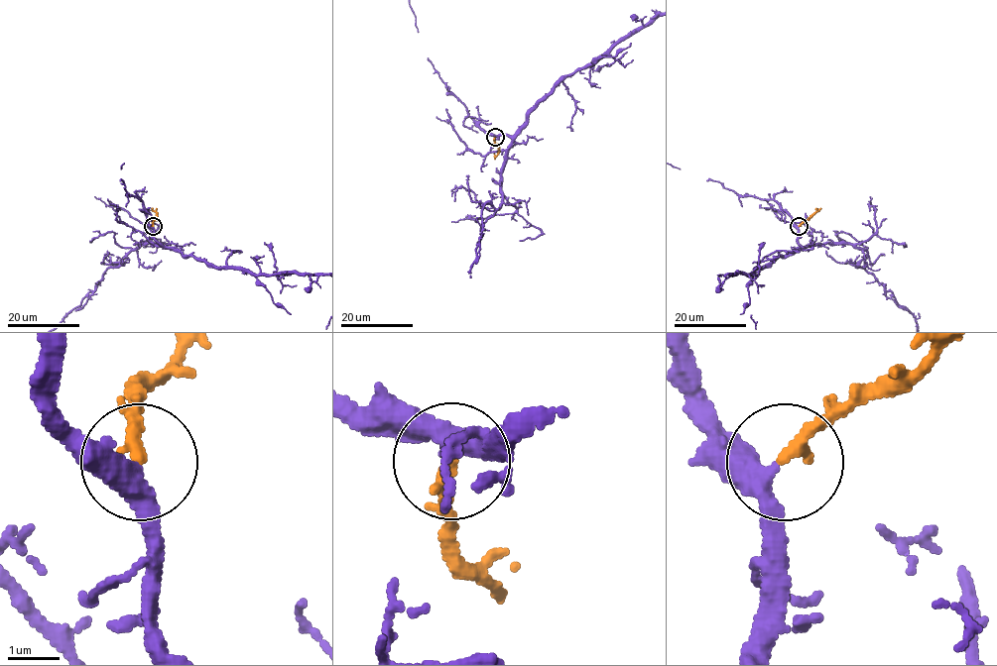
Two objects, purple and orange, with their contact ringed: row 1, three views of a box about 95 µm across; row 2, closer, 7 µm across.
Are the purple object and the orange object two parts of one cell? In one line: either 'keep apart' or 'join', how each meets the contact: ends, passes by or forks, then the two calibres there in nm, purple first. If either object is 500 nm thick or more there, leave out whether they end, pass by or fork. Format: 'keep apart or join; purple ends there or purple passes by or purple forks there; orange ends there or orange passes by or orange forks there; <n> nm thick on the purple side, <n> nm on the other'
join; purple passes by; orange ends there; 360 nm thick on the purple side, 260 nm on the other

